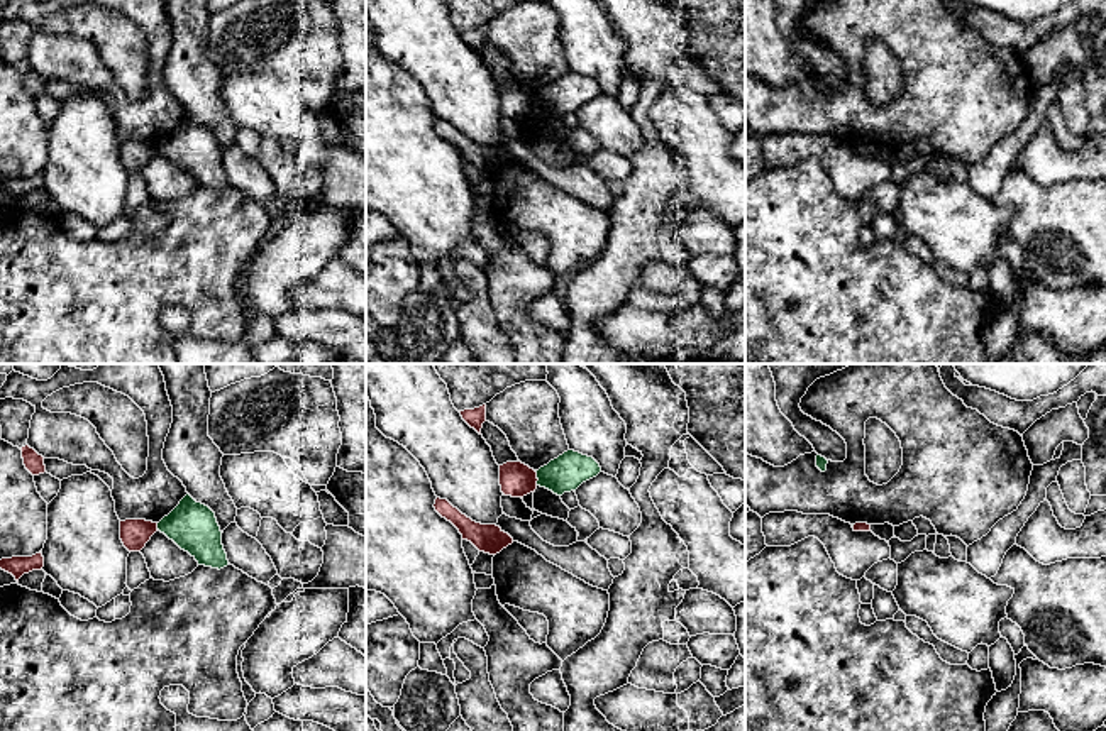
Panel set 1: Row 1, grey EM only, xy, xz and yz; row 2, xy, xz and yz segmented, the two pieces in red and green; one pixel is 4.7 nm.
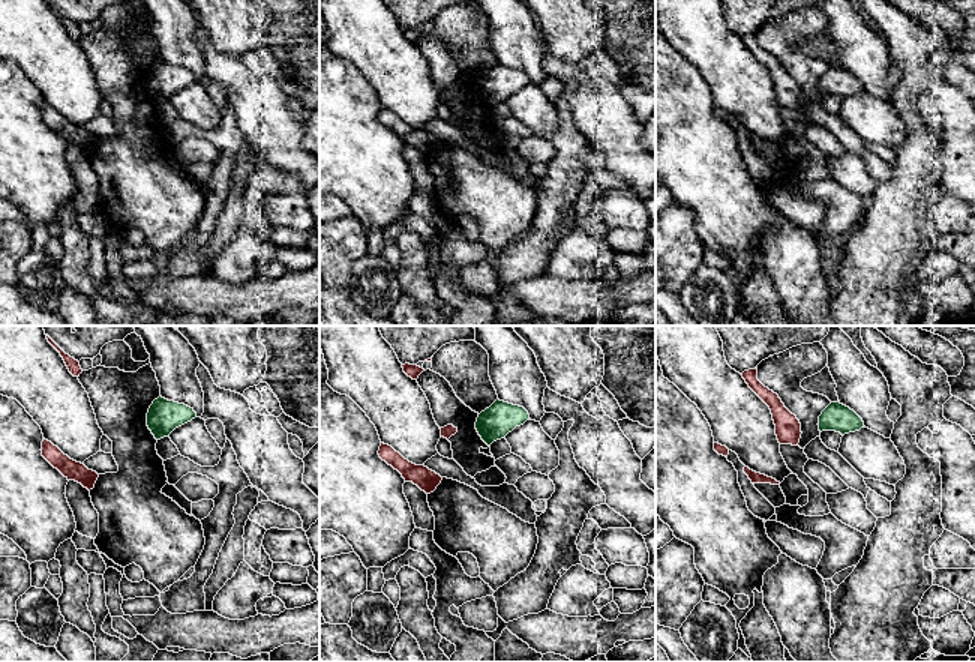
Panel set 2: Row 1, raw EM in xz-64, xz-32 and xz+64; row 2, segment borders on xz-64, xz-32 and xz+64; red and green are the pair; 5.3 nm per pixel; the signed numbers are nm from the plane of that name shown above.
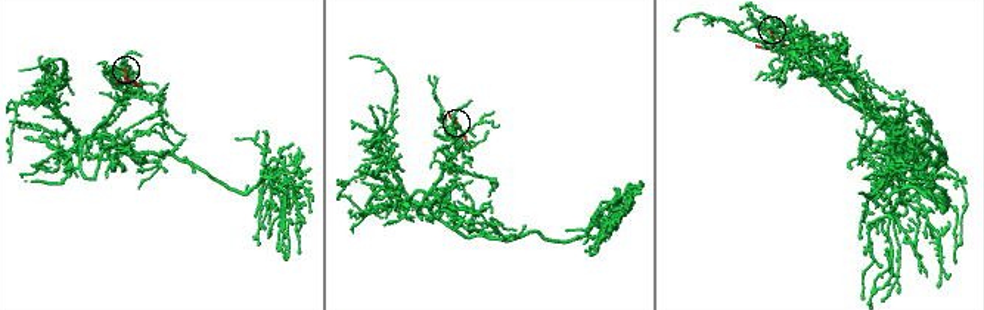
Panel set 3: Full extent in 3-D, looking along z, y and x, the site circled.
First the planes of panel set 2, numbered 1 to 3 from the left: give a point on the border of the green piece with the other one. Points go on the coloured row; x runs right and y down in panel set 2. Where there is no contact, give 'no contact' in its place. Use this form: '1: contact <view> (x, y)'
1: no contact
2: no contact
3: no contact

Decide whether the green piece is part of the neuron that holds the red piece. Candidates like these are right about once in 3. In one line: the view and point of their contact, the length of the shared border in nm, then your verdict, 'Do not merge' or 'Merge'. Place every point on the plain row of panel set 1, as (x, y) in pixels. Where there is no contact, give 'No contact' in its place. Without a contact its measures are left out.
Touches red at xz (536, 98). Shared border 70 nm. Do not merge

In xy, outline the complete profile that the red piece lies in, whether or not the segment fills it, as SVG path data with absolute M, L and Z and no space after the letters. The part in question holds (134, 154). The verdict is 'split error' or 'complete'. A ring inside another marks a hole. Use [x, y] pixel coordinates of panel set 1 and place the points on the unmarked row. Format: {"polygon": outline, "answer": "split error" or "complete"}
{"polygon": "M146 140L120 142L120 161L129 173L141 173L158 152L158 144Z", "answer": "complete"}

